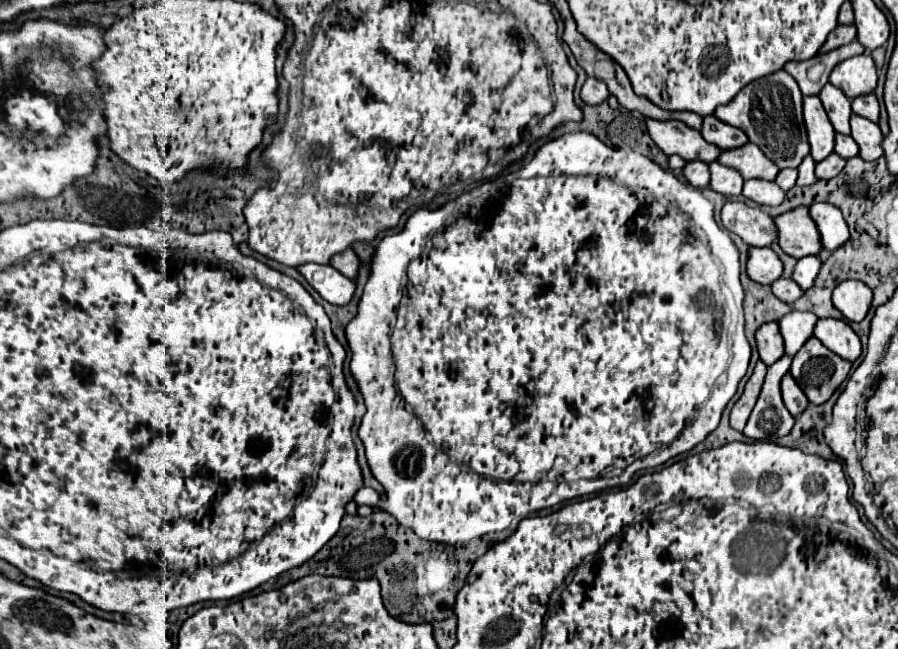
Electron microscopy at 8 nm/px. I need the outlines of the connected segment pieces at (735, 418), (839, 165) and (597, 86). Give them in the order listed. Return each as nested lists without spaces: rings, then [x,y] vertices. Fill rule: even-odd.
[[[759,360],[757,366],[755,366],[753,376],[749,378],[749,382],[747,382],[747,386],[745,386],[743,396],[737,400],[737,404],[735,404],[733,410],[731,410],[731,426],[733,426],[735,430],[739,430],[739,432],[745,428],[747,418],[749,418],[749,414],[751,414],[751,410],[753,410],[757,398],[759,398],[759,392],[761,392],[765,374],[767,374],[767,368],[765,368],[765,364],[761,364],[761,360]]]
[[[833,152],[833,154],[829,154],[823,162],[817,164],[815,174],[817,174],[819,180],[831,180],[831,178],[835,178],[835,176],[843,170],[843,166],[845,166],[845,160],[841,160],[841,158]]]
[[[587,78],[587,82],[581,88],[581,100],[585,104],[601,104],[607,100],[607,96],[609,96],[607,84],[597,78]]]

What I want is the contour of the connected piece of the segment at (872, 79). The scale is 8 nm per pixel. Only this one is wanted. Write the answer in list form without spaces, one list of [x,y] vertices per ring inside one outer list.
[[[869,54],[853,56],[831,72],[829,82],[833,86],[841,88],[845,92],[845,96],[851,100],[857,96],[863,96],[863,94],[871,94],[877,88],[875,62]]]

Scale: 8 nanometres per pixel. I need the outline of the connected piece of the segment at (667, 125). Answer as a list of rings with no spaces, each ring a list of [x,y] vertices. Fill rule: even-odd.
[[[647,120],[647,130],[653,142],[661,148],[665,156],[679,154],[685,162],[701,160],[705,164],[711,164],[721,154],[719,148],[705,144],[699,132],[693,132],[693,128],[687,128],[685,124],[679,124],[677,120],[669,120],[669,122]]]

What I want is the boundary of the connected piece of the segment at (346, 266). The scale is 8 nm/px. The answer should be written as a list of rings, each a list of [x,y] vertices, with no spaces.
[[[347,248],[347,250],[331,256],[329,264],[331,264],[335,270],[339,270],[343,276],[355,280],[357,268],[359,268],[359,258],[357,258],[357,254],[355,254],[351,248]]]

